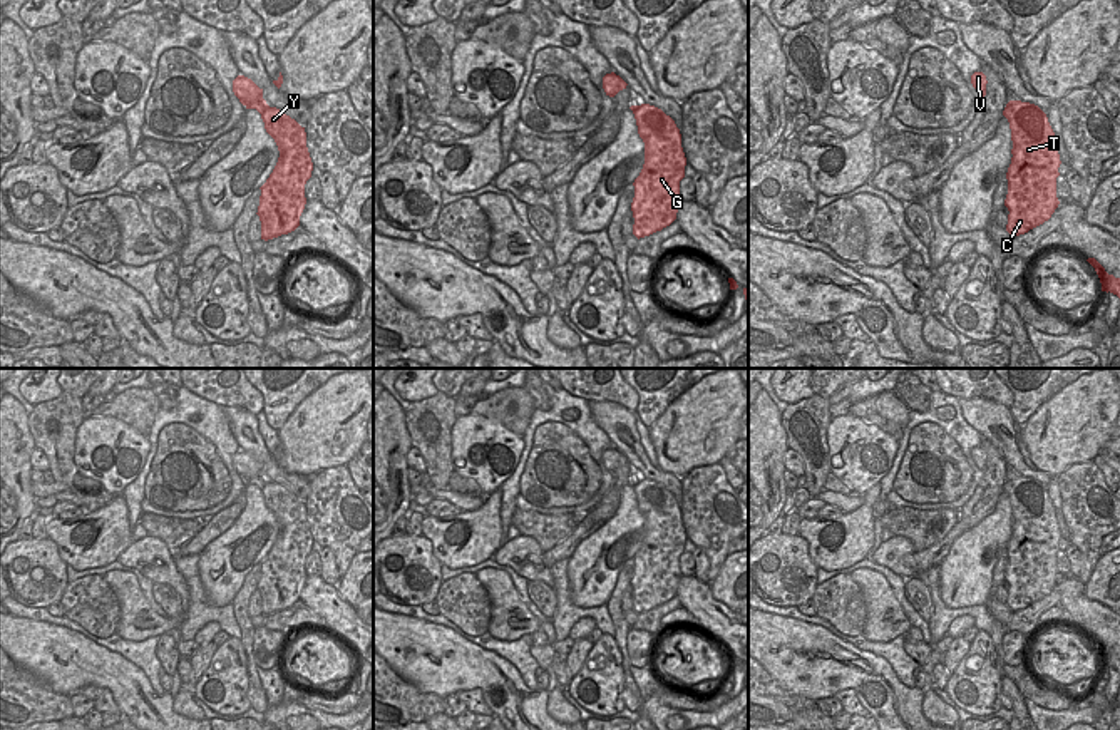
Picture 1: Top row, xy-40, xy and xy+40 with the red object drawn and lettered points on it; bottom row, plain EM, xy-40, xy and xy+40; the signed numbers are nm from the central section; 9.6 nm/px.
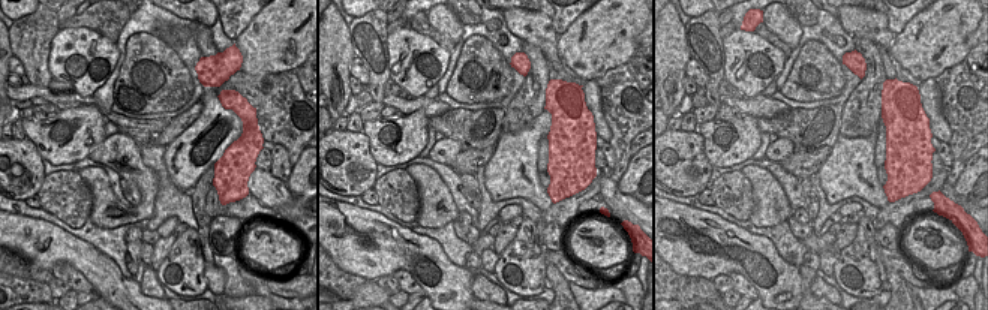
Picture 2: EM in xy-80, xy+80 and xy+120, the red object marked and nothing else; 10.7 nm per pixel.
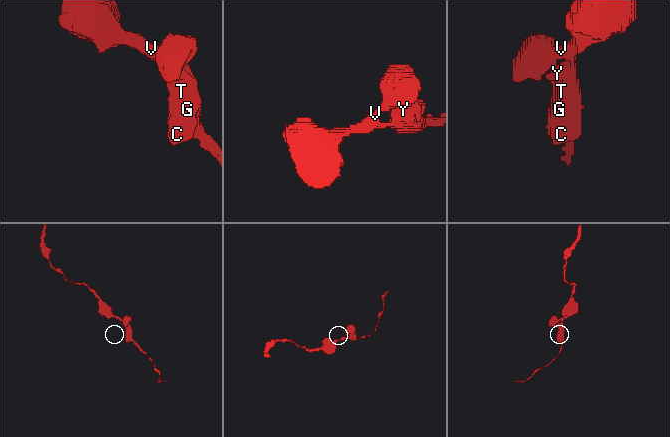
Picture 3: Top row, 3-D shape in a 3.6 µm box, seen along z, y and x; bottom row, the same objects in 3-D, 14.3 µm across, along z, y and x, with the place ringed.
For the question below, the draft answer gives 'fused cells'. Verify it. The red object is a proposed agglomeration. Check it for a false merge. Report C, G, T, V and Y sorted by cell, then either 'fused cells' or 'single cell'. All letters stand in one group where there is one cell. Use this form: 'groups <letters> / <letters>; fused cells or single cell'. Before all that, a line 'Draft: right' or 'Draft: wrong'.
Draft: wrong
groups C G T V Y; single cell

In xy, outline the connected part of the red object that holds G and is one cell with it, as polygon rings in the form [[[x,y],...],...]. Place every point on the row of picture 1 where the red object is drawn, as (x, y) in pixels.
[[[650,104],[629,109],[645,142],[645,164],[633,182],[634,198],[631,203],[633,234],[640,239],[661,231],[676,219],[686,157],[680,129],[670,116]]]

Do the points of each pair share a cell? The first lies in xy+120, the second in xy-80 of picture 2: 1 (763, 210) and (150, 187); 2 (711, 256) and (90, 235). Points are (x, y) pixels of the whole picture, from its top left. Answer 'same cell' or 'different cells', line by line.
1: same cell
2: different cells

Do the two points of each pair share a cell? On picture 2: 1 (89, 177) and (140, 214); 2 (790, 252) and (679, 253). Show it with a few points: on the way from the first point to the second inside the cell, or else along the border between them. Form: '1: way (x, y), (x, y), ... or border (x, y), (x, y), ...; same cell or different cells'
1: way (102, 195), (107, 216), (122, 219); same cell
2: border (748, 232), (765, 235), (786, 261), (798, 267); different cells

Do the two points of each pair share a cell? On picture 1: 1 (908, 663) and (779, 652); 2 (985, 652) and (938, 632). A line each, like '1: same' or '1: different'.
1: different
2: different

